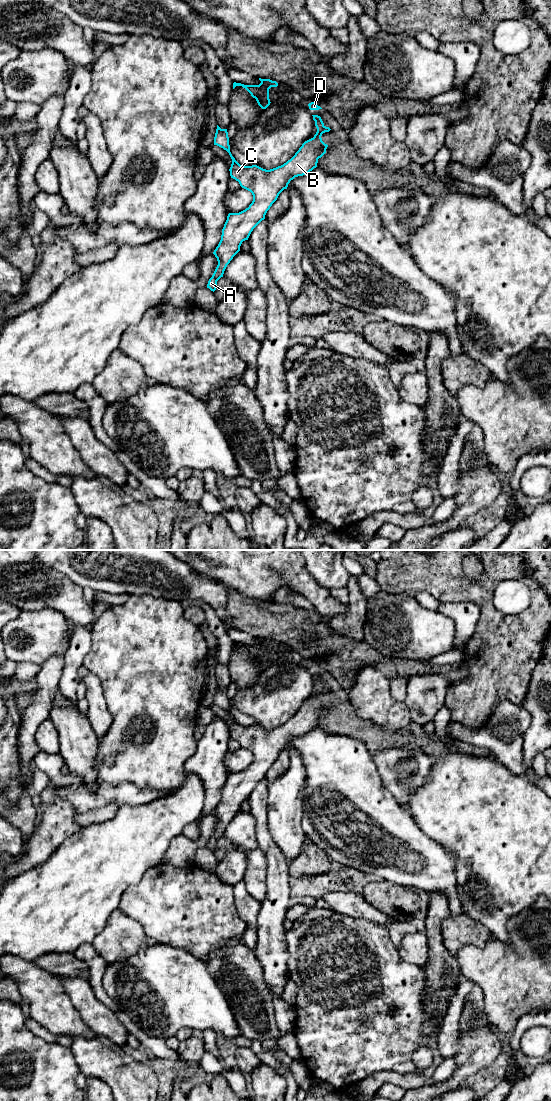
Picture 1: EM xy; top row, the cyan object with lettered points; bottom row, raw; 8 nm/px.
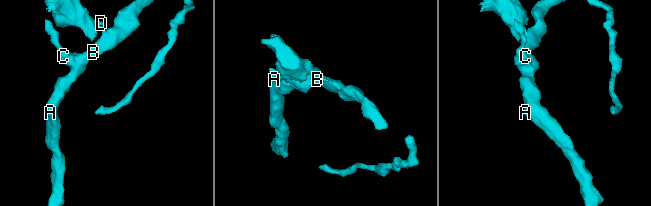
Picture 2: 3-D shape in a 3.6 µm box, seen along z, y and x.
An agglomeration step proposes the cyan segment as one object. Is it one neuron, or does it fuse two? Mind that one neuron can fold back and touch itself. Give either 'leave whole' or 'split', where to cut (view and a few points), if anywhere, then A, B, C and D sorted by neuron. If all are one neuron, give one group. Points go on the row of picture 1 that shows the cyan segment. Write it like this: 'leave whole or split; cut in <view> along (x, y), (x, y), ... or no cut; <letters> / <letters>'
split; cut in xy along (323, 125), (317, 128); A B C / D

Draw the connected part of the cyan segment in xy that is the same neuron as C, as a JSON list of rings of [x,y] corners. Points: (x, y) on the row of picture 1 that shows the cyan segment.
[[[217,125],[214,145],[229,153],[232,159],[230,176],[238,181],[242,188],[252,193],[253,201],[245,210],[228,214],[221,240],[213,252],[218,265],[208,281],[207,288],[213,292],[216,290],[217,281],[223,277],[227,265],[240,251],[242,242],[248,240],[253,229],[265,219],[267,211],[279,194],[287,189],[290,181],[317,167],[318,159],[326,153],[328,147],[321,136],[330,130],[326,126],[317,128],[314,137],[305,141],[290,160],[281,166],[266,170],[257,165],[240,165],[230,152],[227,129],[221,129]]]

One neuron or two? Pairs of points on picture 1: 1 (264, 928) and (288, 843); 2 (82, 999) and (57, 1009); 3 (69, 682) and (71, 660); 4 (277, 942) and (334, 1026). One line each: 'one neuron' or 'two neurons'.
1: two neurons
2: two neurons
3: one neuron
4: two neurons

